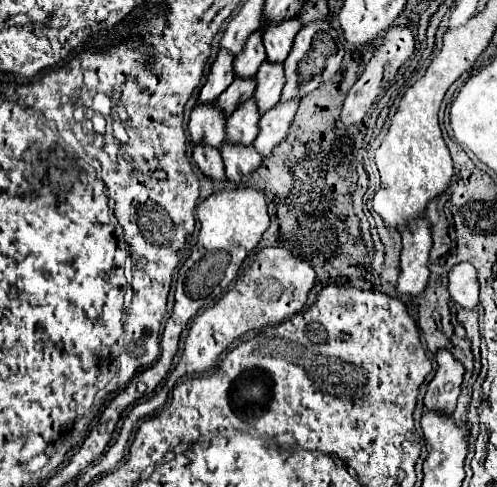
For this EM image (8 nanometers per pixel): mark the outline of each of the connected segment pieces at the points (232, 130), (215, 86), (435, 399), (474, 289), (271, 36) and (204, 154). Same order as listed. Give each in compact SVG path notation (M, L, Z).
M254 101L242 103L238 111L234 111L228 121L226 121L226 139L222 143L232 143L232 145L252 145L252 141L258 135L258 121L260 113L254 105Z
M220 51L216 61L210 67L210 73L206 77L204 87L198 93L198 101L196 105L206 105L206 103L214 103L216 97L234 81L234 73L232 73L232 61L234 57L228 51Z
M438 351L436 361L438 361L438 371L434 379L428 383L424 407L428 411L440 411L444 415L450 415L456 409L464 367L460 361L456 361L450 355L450 351Z
M458 263L450 275L450 295L464 309L474 309L478 305L478 277L470 263Z
M288 19L286 23L276 23L276 25L266 27L264 35L262 35L264 49L266 49L266 61L284 63L300 27L302 25L298 19Z
M196 145L194 147L194 153L192 153L192 159L196 161L198 169L206 177L210 177L214 181L220 181L220 183L226 181L224 165L222 165L222 157L220 157L220 151L218 149L206 147L206 145Z

